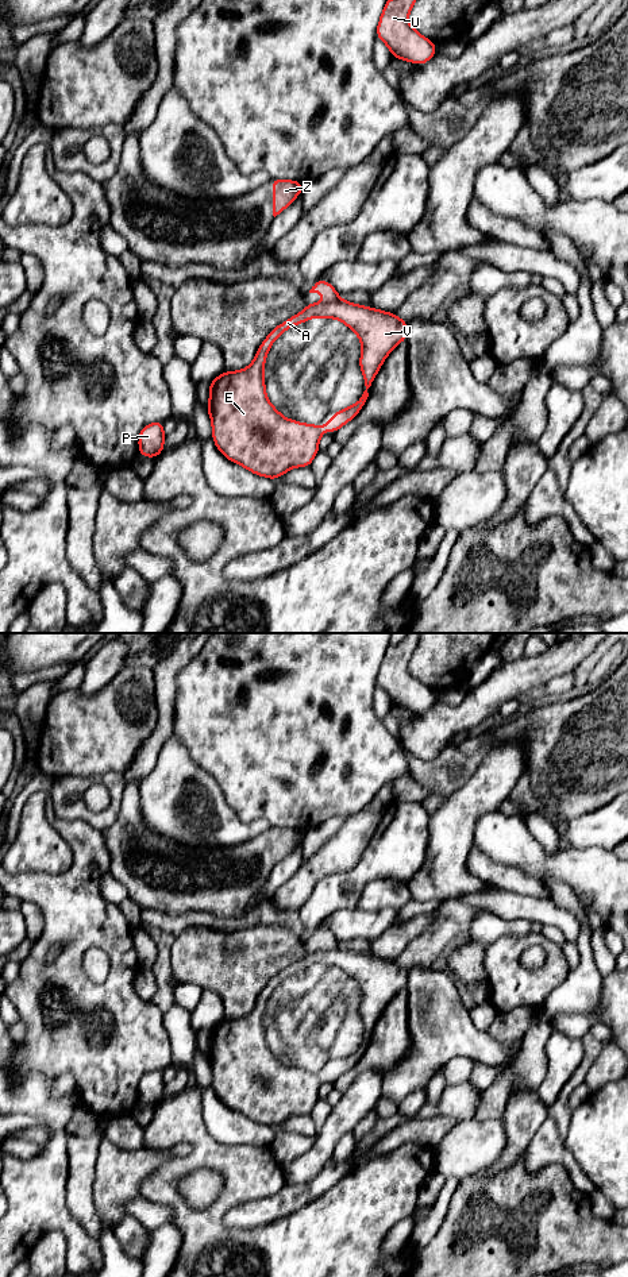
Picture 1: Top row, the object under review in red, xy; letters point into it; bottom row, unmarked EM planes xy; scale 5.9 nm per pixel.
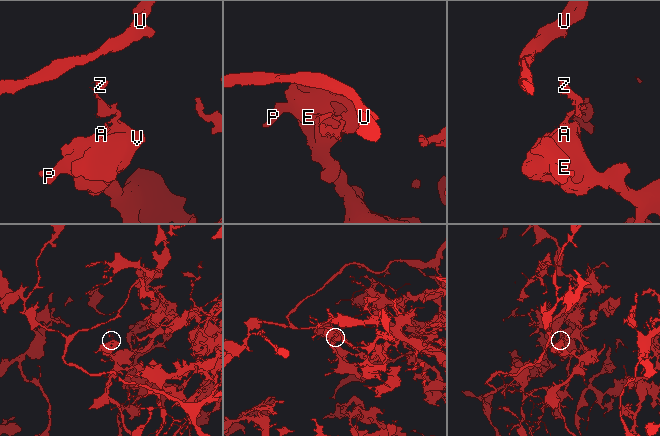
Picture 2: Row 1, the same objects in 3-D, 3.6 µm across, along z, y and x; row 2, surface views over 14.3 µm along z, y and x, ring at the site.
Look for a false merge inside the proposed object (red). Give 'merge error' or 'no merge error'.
merge error

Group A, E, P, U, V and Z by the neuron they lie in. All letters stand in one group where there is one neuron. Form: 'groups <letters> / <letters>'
groups A E P U V / Z

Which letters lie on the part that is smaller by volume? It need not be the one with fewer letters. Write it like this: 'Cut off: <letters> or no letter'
Cut off: Z

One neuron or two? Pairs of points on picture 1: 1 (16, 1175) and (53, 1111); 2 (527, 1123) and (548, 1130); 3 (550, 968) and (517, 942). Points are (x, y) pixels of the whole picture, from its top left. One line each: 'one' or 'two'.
1: one
2: two
3: one

